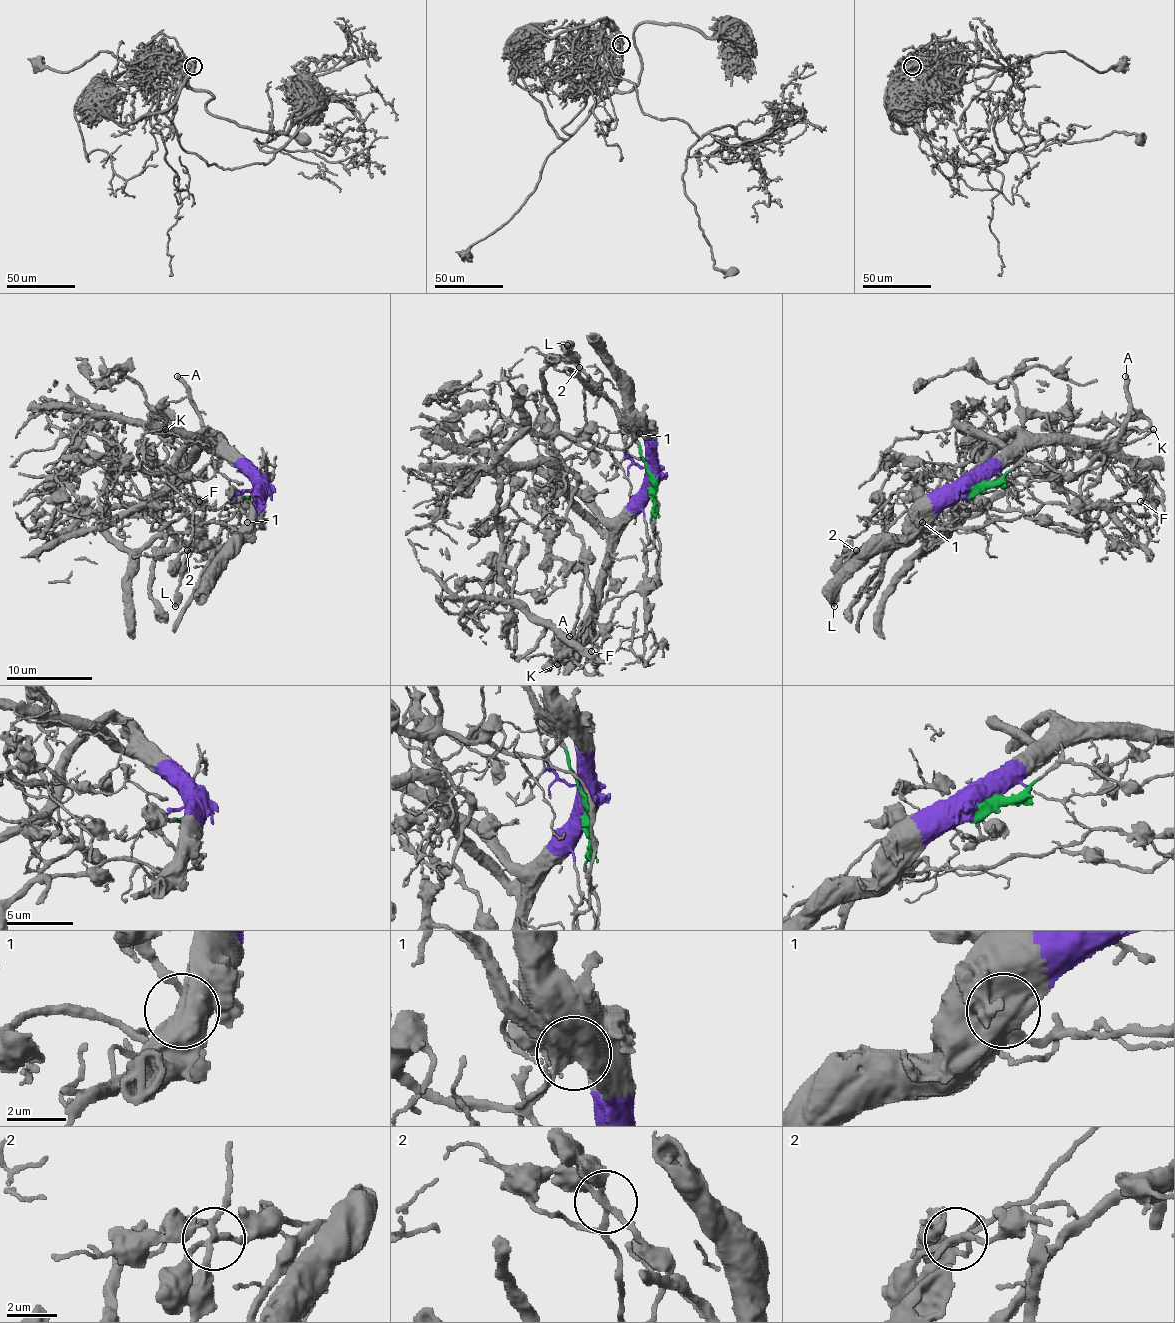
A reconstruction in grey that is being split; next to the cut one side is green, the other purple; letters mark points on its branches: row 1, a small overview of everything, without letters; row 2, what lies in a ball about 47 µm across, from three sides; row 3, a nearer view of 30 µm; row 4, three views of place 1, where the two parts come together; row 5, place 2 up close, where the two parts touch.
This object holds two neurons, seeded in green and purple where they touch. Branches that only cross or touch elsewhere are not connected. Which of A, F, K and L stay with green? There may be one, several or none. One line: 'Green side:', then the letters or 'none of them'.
Green side: F

